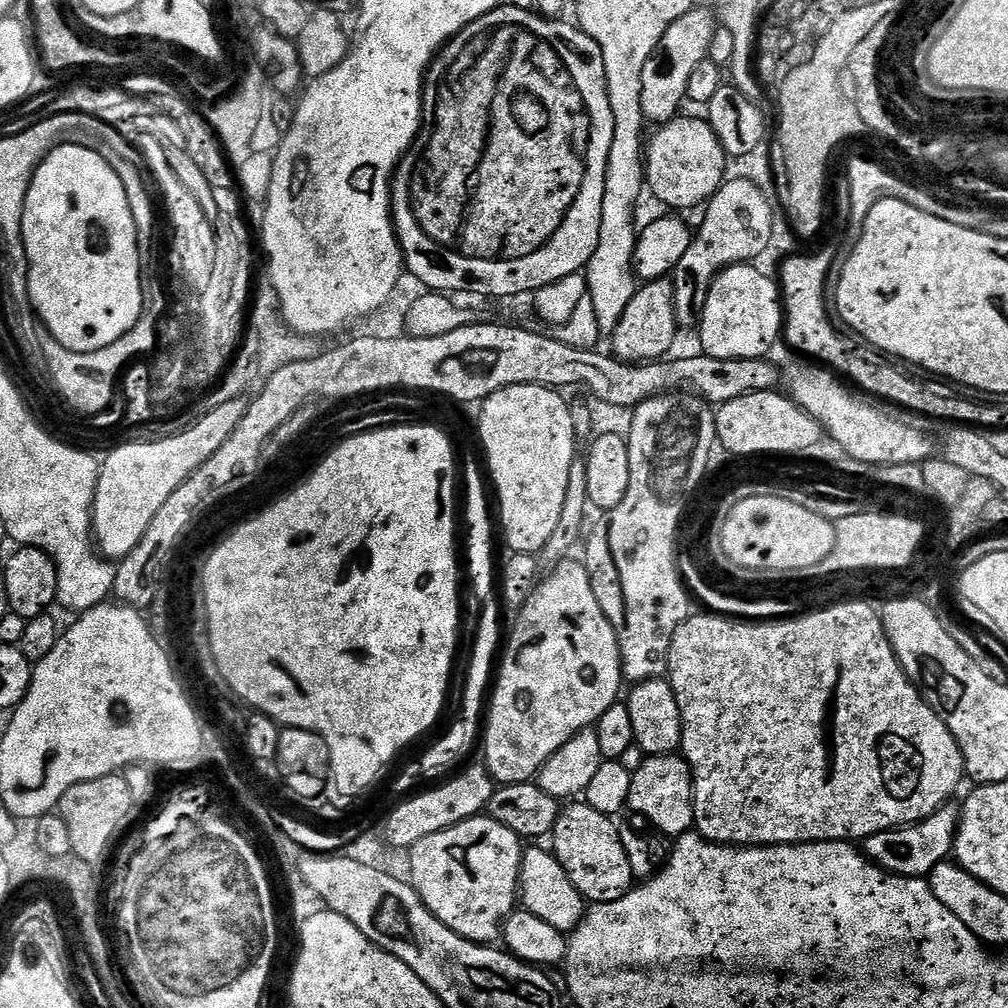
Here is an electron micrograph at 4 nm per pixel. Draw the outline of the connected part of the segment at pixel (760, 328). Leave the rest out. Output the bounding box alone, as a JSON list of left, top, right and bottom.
[698,263,782,359]

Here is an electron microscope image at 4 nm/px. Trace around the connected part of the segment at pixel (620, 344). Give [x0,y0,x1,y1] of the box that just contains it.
[610,279,678,362]

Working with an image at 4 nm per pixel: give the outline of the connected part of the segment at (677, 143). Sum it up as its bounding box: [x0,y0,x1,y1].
[646,115,726,210]

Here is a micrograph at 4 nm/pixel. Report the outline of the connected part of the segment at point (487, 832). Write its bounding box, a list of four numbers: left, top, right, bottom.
[410,814,525,946]

